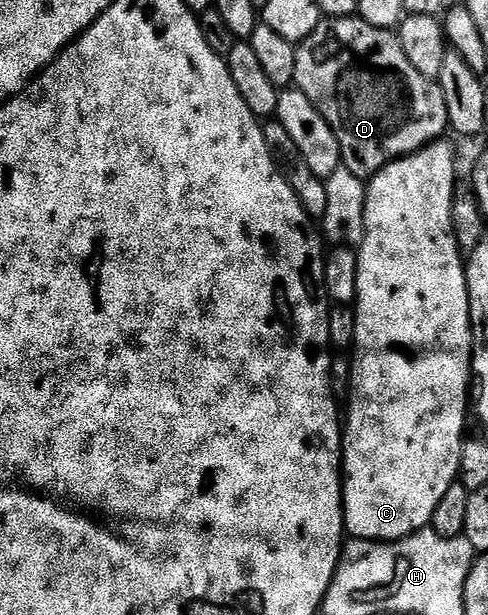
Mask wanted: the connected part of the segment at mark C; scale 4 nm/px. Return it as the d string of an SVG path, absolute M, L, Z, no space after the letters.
M437 141L431 143L429 147L424 147L421 151L415 151L413 155L407 155L404 159L394 161L390 165L386 165L377 175L373 175L367 180L366 186L368 196L366 197L366 209L364 210L364 239L360 242L359 248L356 251L358 257L358 293L356 294L356 302L354 310L356 312L356 341L354 350L351 352L352 364L352 384L350 398L347 400L348 411L346 407L346 426L343 428L344 436L344 454L342 456L342 482L344 484L344 529L351 538L354 539L371 539L373 541L395 541L404 539L407 535L413 535L415 531L423 531L431 524L434 517L434 509L438 509L438 501L442 501L442 497L446 493L446 489L450 489L452 483L457 482L460 473L460 454L462 453L462 445L466 438L466 430L464 431L464 414L469 414L470 411L470 395L468 399L468 383L470 387L470 376L472 375L472 326L470 325L470 301L468 300L468 290L466 289L466 277L464 276L465 260L460 253L460 247L456 243L456 238L452 232L452 206L454 205L454 193L458 186L458 178L456 179L456 155L452 152L452 147L445 141Z

